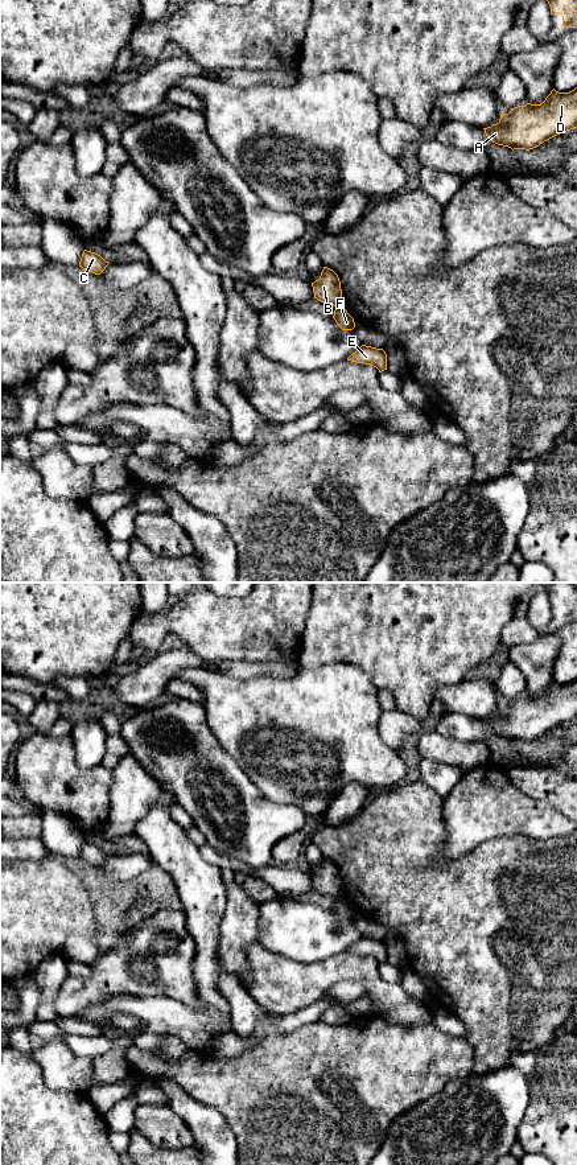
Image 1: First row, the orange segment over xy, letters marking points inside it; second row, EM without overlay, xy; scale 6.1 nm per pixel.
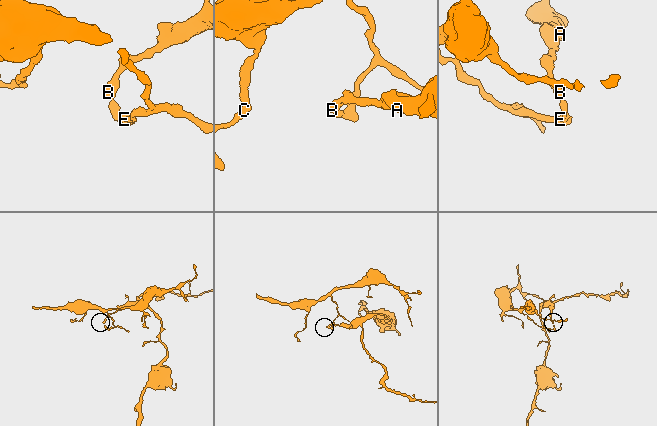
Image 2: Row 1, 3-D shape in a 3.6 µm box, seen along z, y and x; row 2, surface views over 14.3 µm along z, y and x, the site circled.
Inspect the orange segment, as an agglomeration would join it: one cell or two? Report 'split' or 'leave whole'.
split

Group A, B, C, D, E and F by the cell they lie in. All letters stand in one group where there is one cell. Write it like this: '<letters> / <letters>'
A B D / C E F

